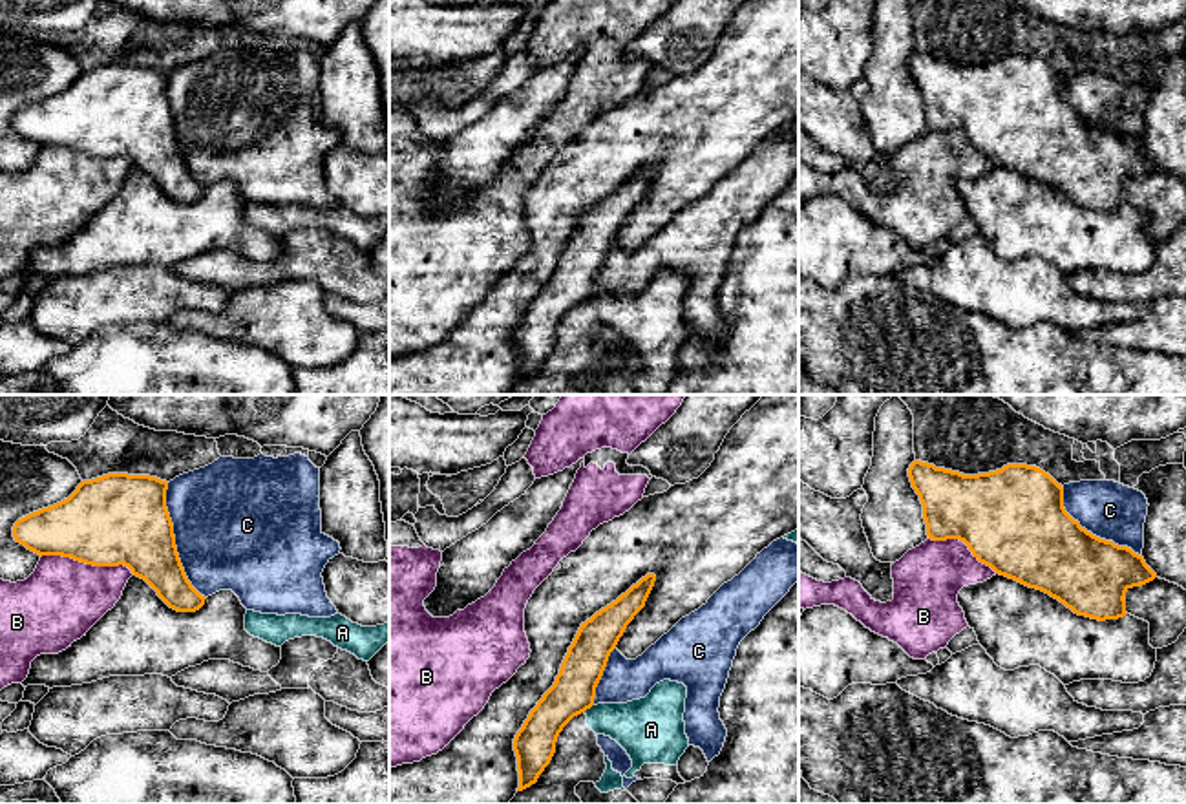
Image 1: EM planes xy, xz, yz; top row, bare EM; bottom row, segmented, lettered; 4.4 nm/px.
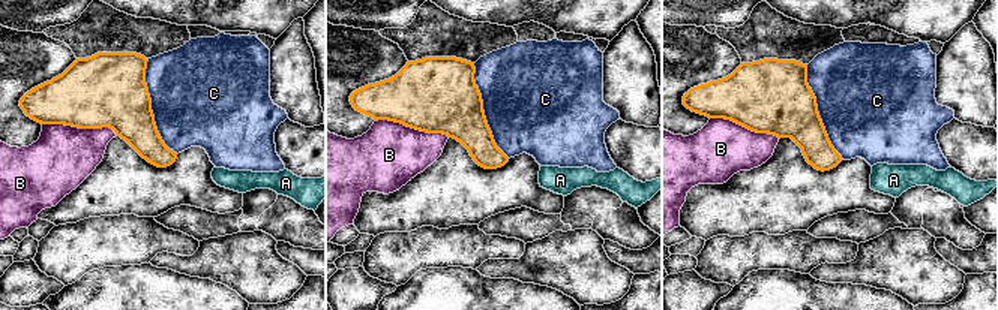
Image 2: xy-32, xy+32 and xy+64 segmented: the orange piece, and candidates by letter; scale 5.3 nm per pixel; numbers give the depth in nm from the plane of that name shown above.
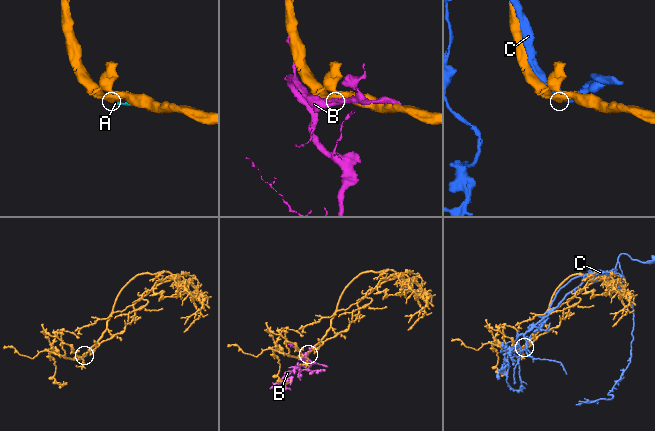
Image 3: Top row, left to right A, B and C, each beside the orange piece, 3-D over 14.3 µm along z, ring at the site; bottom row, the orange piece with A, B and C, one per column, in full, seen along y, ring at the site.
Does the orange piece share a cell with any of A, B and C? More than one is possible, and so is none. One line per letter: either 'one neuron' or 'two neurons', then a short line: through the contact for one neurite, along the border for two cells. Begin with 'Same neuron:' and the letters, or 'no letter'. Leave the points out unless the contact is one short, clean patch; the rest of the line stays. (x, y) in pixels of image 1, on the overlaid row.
Same neuron: no letter
A: two neurons | xz (592, 704), (583, 711)
B: two neurons
C: two neurons

